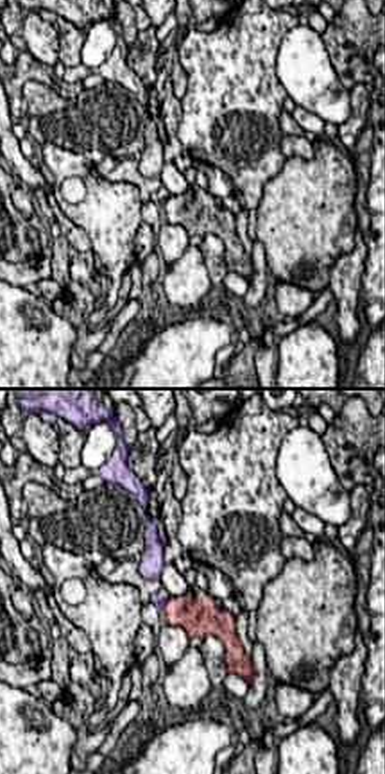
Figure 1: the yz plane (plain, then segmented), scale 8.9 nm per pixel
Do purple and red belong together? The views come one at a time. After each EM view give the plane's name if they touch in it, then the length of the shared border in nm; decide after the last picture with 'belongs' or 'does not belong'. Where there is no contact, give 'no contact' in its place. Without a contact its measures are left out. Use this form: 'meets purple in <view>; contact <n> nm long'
meets purple in yz; contact 110 nm long

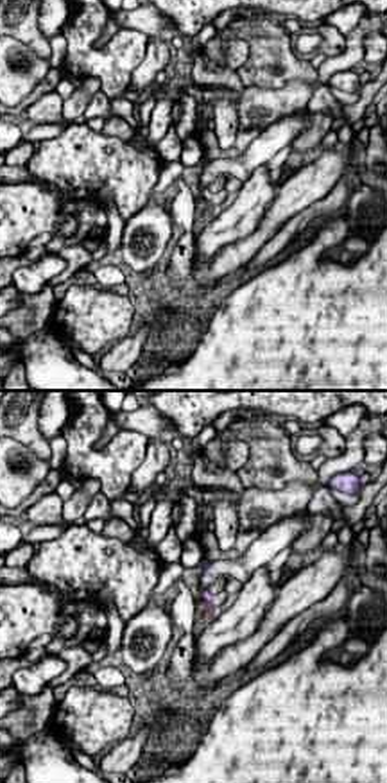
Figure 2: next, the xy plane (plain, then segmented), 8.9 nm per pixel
meets purple in xy; contact 100 nm long

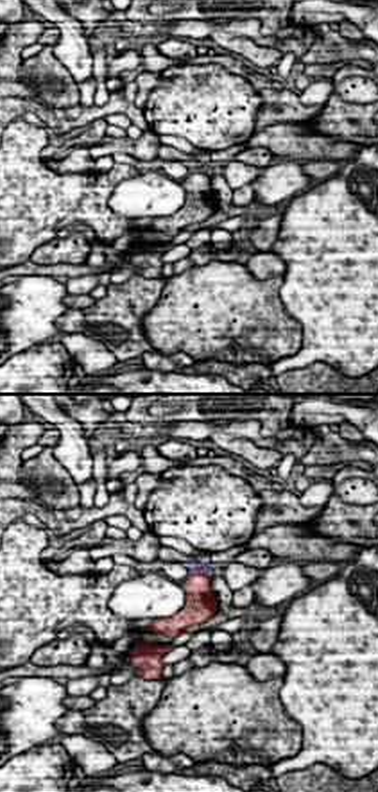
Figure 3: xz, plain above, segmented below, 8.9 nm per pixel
meets purple in xz; contact 140 nm long

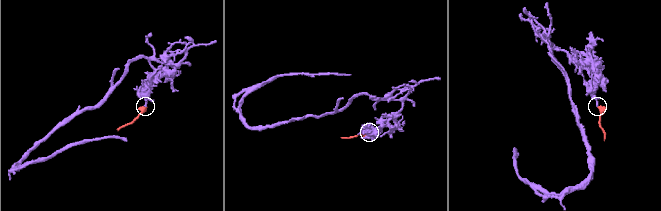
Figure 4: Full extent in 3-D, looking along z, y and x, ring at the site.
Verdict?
does not belong

